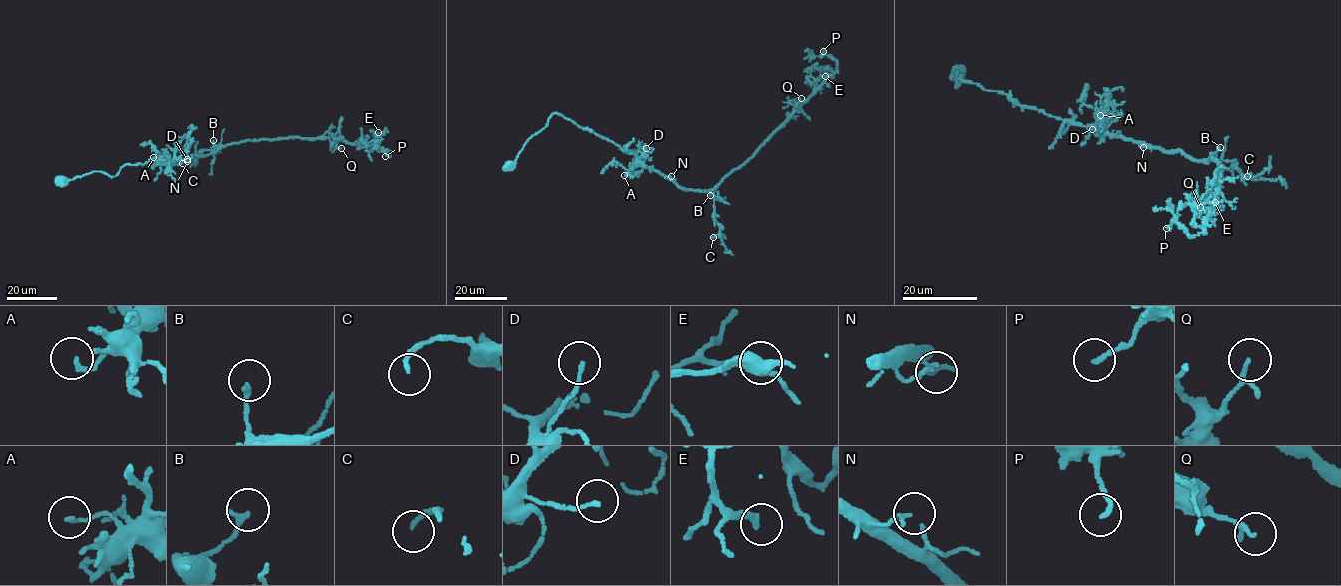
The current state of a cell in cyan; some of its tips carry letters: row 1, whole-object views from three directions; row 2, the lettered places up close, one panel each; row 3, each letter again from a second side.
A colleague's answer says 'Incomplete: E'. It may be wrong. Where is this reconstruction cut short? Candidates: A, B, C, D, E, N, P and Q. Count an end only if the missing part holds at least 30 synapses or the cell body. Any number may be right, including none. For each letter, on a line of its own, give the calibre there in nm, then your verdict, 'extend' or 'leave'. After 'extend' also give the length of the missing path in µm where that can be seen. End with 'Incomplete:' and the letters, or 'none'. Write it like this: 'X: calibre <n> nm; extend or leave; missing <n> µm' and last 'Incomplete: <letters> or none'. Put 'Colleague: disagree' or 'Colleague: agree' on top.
Colleague: agree
A: calibre 120 nm; leave
B: calibre 190 nm; leave
C: calibre 150 nm; leave
D: calibre 110 nm; leave
E: calibre 150 nm; extend; missing 15 µm
N: calibre 110 nm; leave
P: calibre 160 nm; leave
Q: calibre 100 nm; leave
Incomplete: E

